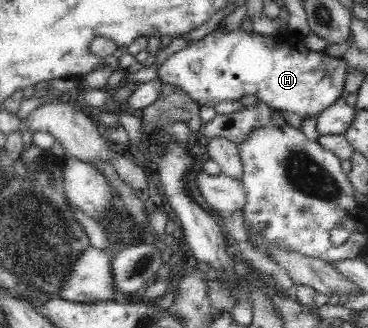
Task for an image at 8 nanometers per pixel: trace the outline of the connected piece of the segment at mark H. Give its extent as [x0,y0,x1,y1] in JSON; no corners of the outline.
[157,33,348,121]

